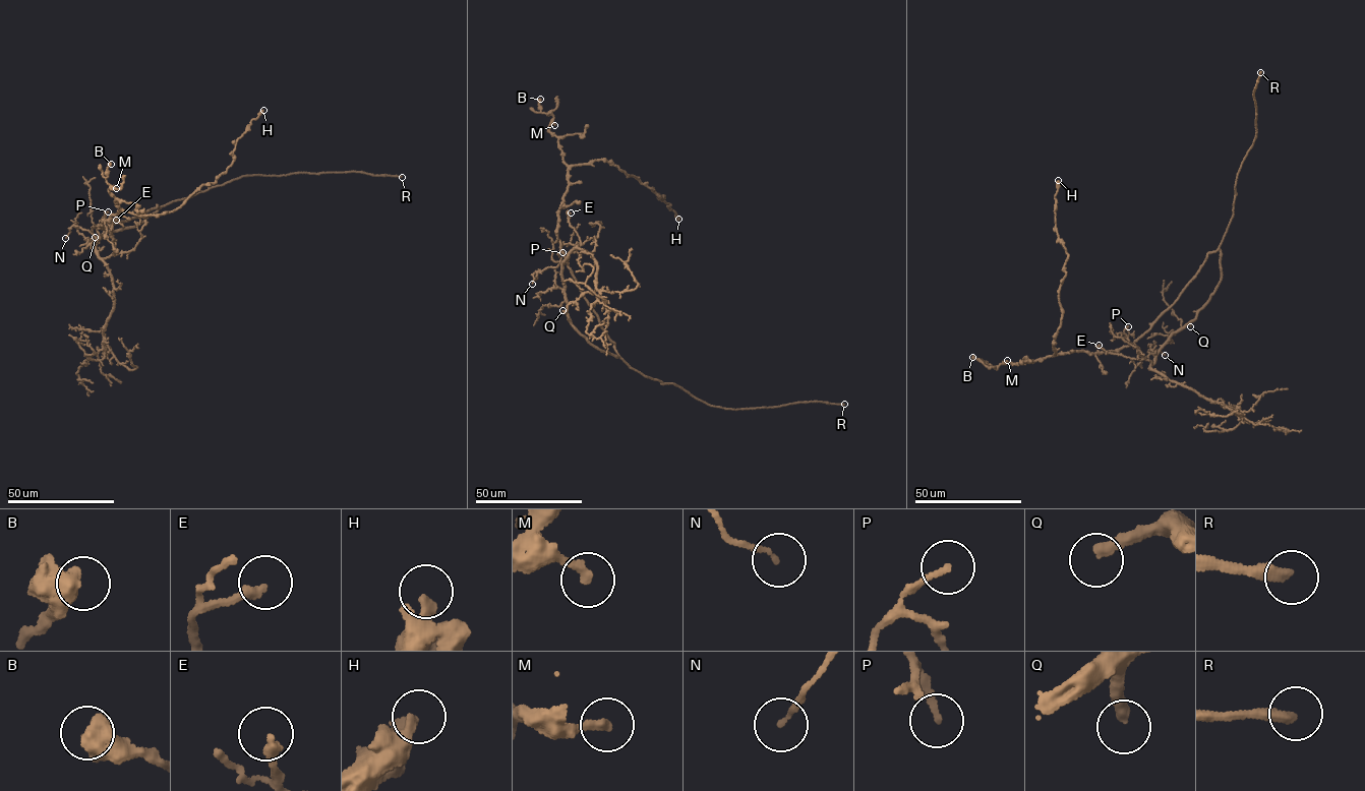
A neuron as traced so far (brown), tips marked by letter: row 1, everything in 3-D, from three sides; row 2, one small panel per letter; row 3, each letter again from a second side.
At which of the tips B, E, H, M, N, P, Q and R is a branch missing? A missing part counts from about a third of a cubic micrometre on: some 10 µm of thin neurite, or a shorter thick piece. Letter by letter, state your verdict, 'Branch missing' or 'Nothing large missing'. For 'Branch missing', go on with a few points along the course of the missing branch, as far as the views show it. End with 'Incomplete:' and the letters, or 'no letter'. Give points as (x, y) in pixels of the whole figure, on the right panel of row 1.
B: Nothing large missing
E: Nothing large missing
H: Nothing large missing
M: Nothing large missing
N: Nothing large missing
P: Nothing large missing
Q: Branch missing
R: Branch missing
Incomplete: Q, R

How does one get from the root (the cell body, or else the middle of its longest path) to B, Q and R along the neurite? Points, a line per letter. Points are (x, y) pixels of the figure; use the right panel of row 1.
B: (1197, 274), (1147, 330), (1127, 346), (1094, 353), (1061, 352), (1027, 363), (1003, 363), (996, 367), (972, 357)
Q: (1197, 274), (1207, 254), (1219, 250), (1220, 282), (1190, 326)
R: (1197, 274), (1207, 254), (1219, 248), (1232, 218), (1237, 174), (1256, 136), (1253, 94), (1260, 72)

